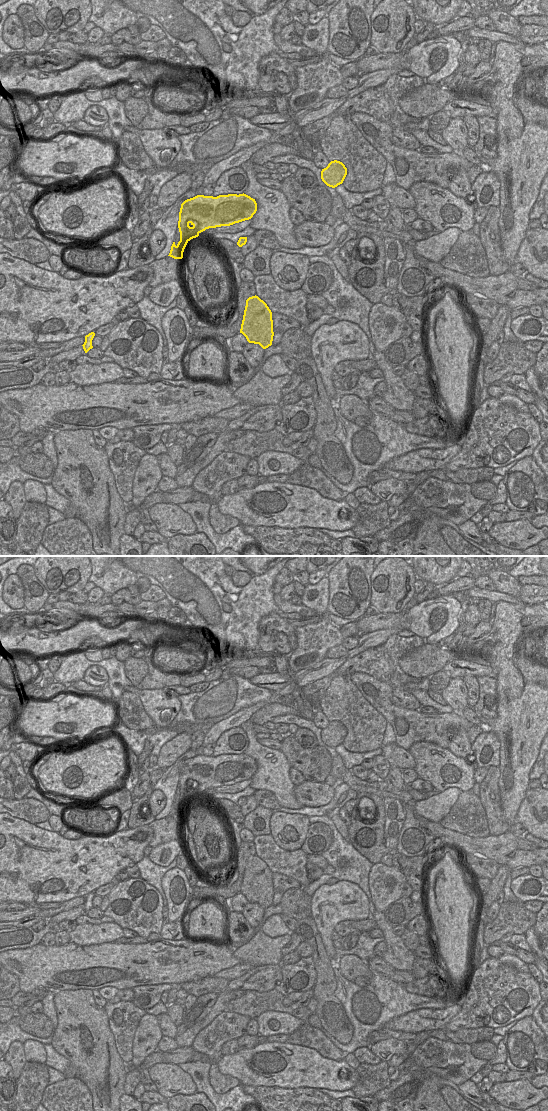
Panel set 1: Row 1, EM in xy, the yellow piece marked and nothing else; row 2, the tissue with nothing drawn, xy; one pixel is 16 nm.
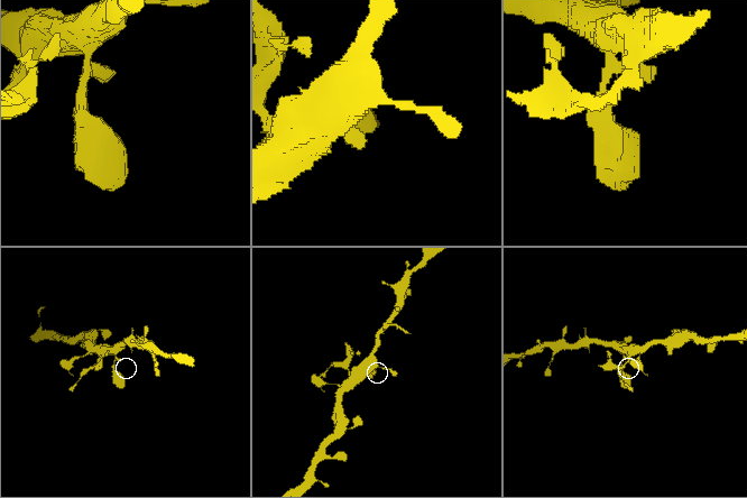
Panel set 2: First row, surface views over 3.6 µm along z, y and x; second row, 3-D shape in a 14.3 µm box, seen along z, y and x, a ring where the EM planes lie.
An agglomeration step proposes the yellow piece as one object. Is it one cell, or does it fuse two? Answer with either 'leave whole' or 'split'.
split

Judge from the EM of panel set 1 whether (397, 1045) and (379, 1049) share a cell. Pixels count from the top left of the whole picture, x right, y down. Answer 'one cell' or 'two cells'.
one cell

